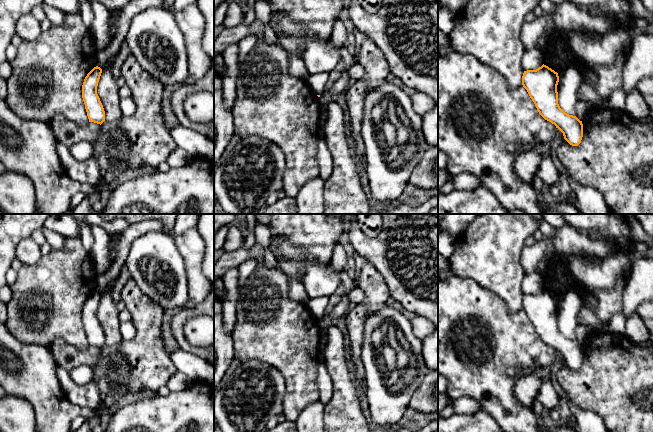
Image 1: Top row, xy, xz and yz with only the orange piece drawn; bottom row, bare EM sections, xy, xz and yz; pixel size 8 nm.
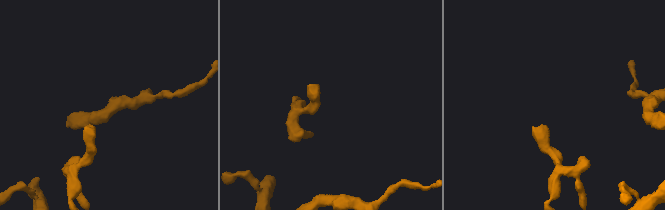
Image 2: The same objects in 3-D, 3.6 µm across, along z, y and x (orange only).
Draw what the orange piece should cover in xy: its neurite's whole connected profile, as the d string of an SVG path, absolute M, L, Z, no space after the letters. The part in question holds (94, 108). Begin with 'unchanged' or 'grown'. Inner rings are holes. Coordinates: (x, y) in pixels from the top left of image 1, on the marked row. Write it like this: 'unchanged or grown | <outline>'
unchanged | M98 66L94 67L85 77L82 85L82 98L89 122L102 124L105 121L105 111L97 94L97 86L102 73Z

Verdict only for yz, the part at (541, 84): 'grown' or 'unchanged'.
unchanged

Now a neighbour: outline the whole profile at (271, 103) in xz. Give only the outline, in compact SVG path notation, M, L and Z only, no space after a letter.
M263 42L256 45L239 65L236 80L237 97L232 113L234 133L241 139L248 136L259 136L276 144L283 151L286 160L283 191L286 197L295 198L307 182L319 177L317 144L319 137L322 135L319 128L322 105L319 97L309 88L306 80L292 76L288 68L288 53L279 43L267 44Z

